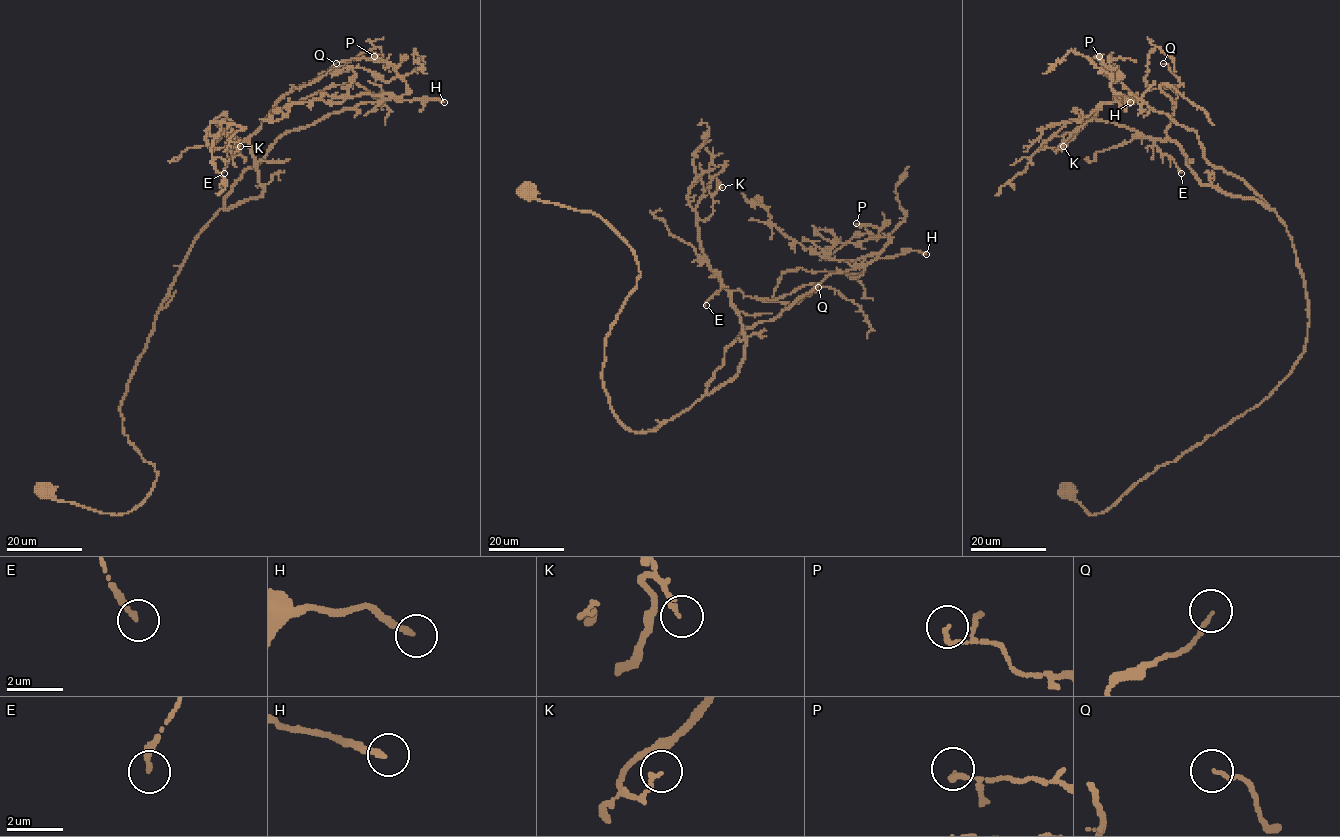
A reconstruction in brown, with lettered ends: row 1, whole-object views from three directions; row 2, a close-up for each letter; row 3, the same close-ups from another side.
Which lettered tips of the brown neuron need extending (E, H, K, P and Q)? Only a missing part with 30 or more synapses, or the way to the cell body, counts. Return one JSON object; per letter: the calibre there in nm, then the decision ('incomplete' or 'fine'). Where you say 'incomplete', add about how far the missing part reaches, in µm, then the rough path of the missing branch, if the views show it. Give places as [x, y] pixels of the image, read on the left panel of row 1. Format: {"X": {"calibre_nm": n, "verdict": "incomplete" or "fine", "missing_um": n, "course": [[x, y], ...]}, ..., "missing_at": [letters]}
{"E": {"calibre_nm": 200, "verdict": "fine"}, "H": {"calibre_nm": 200, "verdict": "incomplete", "missing_um": 10, "course": [[444, 102], [449, 110], [432, 115]]}, "K": {"calibre_nm": 150, "verdict": "fine"}, "P": {"calibre_nm": 170, "verdict": "fine"}, "Q": {"calibre_nm": 130, "verdict": "fine"}, "missing_at": ["H"]}

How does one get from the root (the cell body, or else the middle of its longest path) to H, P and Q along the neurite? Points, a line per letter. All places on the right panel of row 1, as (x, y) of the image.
H: (1065, 492), (1105, 512), (1260, 404), (1308, 334), (1277, 214), (1205, 158), (1195, 131), (1130, 102)
P: (1065, 492), (1105, 512), (1260, 404), (1309, 326), (1277, 214), (1205, 158), (1195, 131), (1114, 92), (1099, 56)
Q: (1065, 492), (1105, 512), (1260, 404), (1307, 339), (1287, 226), (1200, 181), (1167, 137), (1179, 79), (1163, 63)

